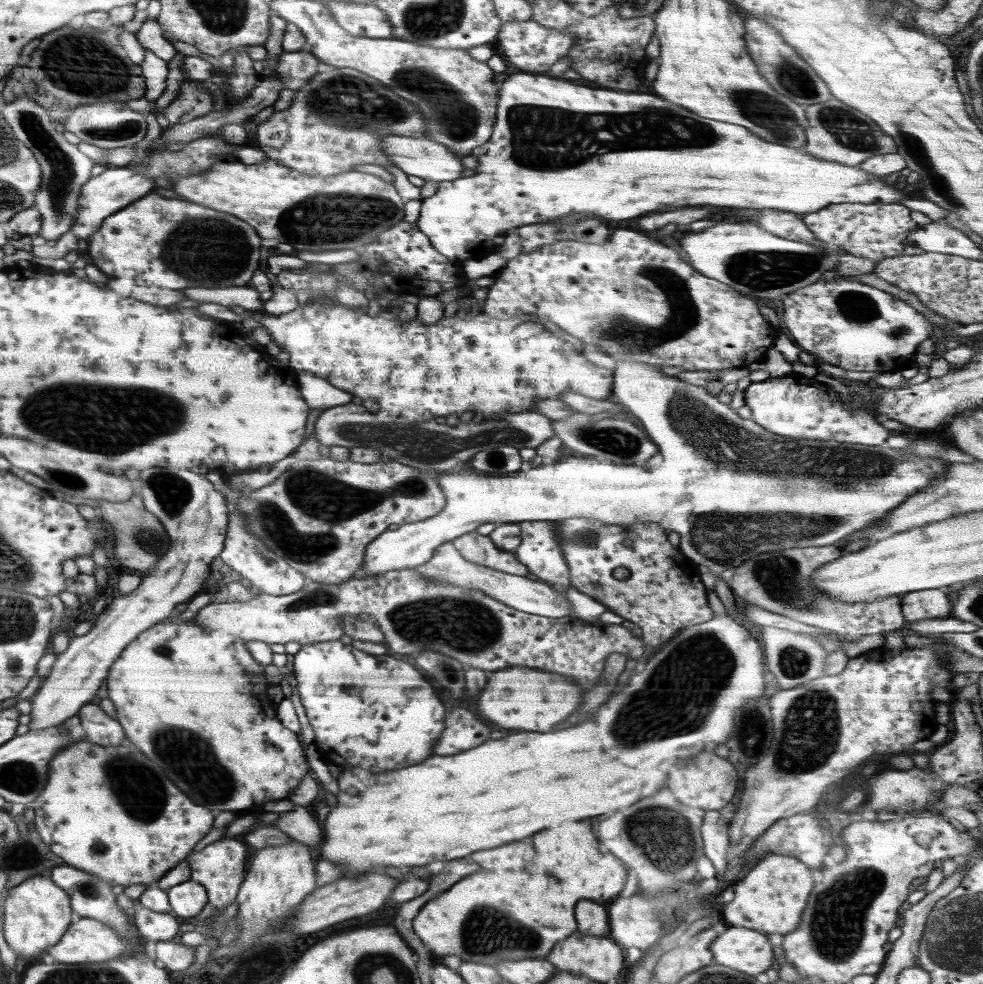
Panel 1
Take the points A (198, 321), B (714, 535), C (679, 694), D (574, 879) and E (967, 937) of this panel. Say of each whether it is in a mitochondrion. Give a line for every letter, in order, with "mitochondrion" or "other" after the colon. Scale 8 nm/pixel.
A: other
B: mitochondrion
C: mitochondrion
D: other
E: mitochondrion

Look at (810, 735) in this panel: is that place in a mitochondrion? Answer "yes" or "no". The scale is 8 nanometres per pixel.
yes

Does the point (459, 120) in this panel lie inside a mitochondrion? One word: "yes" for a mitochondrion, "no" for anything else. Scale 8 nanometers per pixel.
yes

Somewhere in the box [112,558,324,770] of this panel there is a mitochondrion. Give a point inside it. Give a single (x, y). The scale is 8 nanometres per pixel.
(163, 648)

